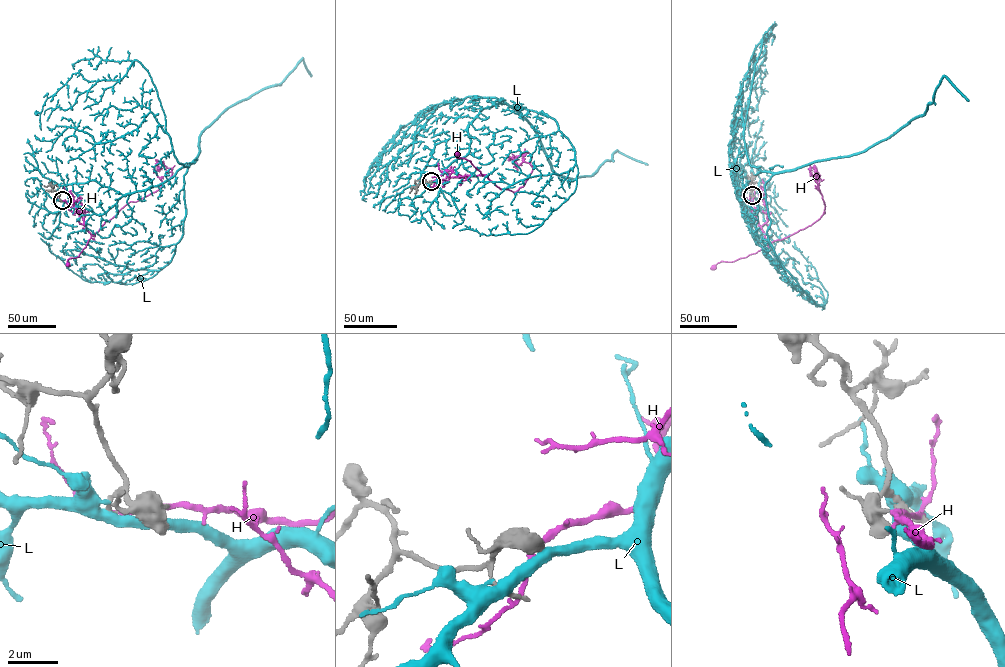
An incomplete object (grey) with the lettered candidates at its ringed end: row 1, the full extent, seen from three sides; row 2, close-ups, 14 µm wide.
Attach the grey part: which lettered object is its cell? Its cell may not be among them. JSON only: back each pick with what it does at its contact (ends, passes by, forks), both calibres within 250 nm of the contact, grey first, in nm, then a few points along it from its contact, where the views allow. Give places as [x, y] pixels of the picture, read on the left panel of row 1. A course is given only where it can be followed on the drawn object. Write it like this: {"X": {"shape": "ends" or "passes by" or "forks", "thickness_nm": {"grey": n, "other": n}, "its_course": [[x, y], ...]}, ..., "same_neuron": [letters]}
{"same_neuron": []}

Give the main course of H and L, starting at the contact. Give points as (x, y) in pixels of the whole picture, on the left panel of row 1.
H: (62, 200), (69, 200), (77, 208), (79, 222), (91, 237), (78, 256), (68, 259), (67, 264)
L: (61, 201), (101, 214), (126, 194), (187, 168), (182, 235), (171, 261), (149, 278), (86, 281), (40, 238)

